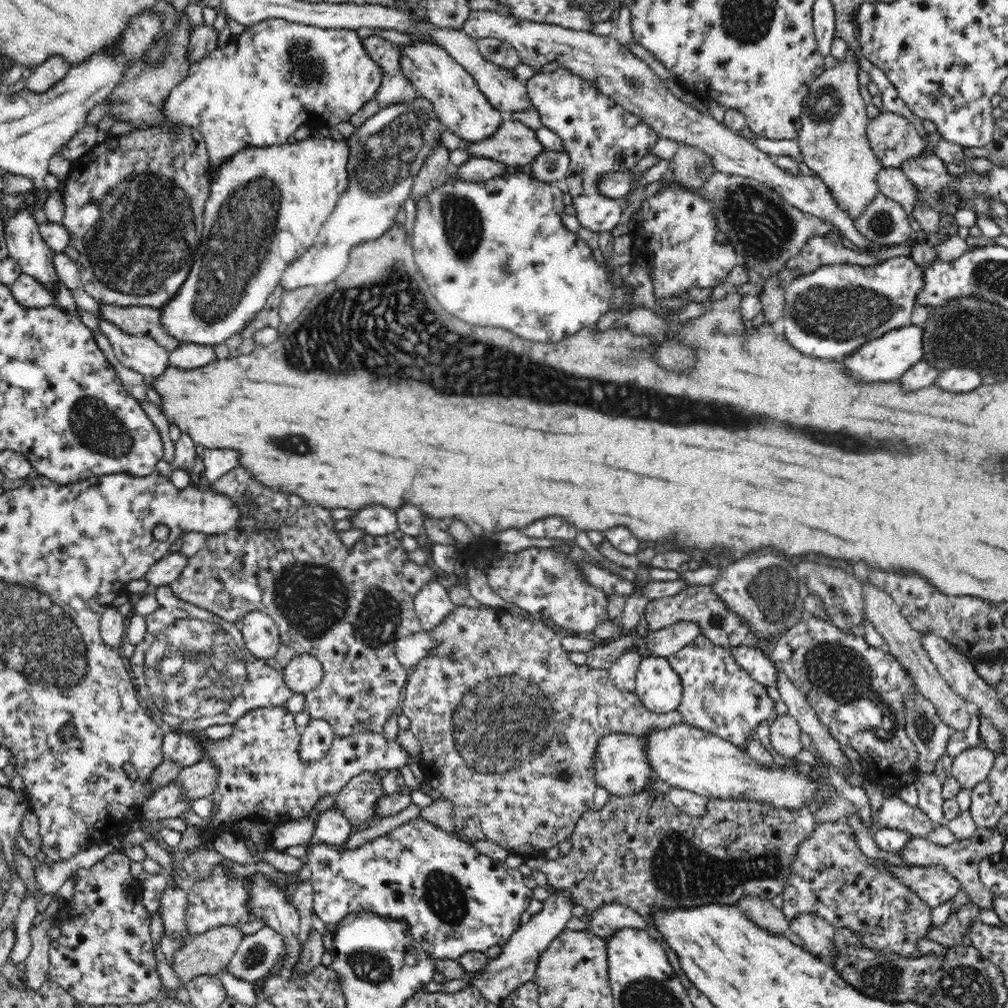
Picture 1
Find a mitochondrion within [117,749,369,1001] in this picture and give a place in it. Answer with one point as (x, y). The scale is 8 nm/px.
(256, 955)

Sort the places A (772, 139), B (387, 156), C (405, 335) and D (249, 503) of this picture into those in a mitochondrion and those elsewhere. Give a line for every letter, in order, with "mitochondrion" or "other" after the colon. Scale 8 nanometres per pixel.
A: other
B: mitochondrion
C: mitochondrion
D: other

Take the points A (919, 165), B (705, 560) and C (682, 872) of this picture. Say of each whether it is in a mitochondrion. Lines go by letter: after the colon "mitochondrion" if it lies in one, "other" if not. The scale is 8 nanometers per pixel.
A: other
B: other
C: mitochondrion

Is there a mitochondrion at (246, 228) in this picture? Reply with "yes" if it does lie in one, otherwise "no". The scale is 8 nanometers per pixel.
yes

